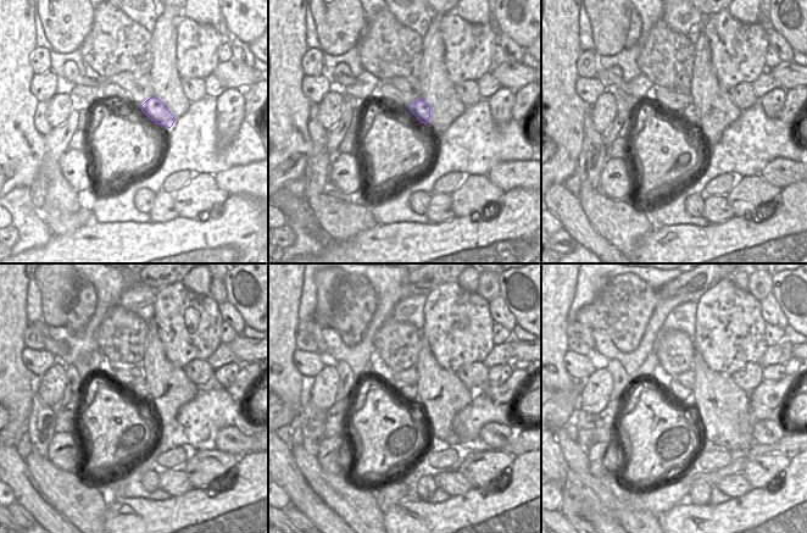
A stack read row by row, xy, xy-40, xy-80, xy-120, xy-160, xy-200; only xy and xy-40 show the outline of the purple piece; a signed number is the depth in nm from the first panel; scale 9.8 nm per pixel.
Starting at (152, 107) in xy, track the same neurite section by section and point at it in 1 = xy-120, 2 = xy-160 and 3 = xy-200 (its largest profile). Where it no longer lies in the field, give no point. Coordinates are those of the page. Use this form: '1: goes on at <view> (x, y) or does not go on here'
1: goes on at xy-120 (140, 389)
2: goes on at xy-160 (410, 392)
3: goes on at xy-200 (678, 392)

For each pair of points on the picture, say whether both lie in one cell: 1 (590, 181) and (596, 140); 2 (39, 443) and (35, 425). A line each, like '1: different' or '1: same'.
1: same
2: same

